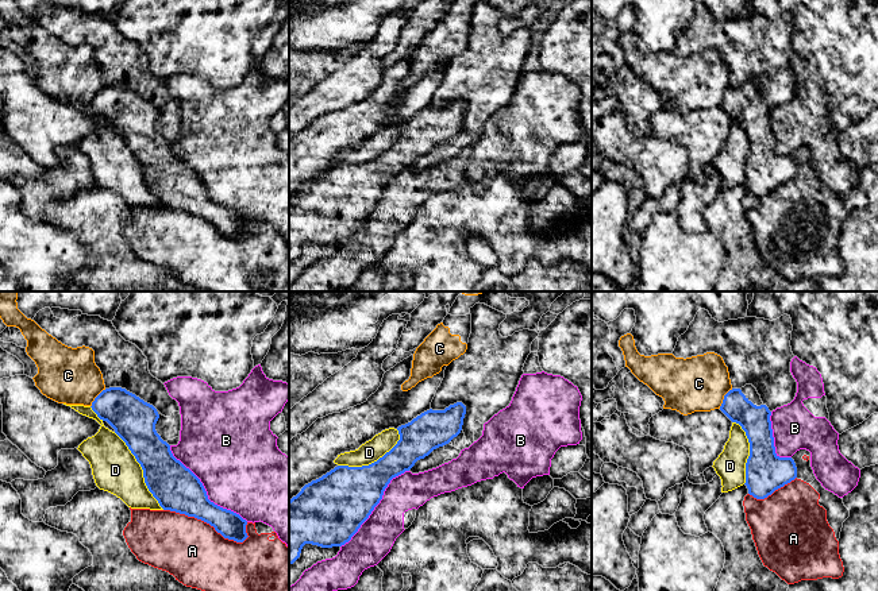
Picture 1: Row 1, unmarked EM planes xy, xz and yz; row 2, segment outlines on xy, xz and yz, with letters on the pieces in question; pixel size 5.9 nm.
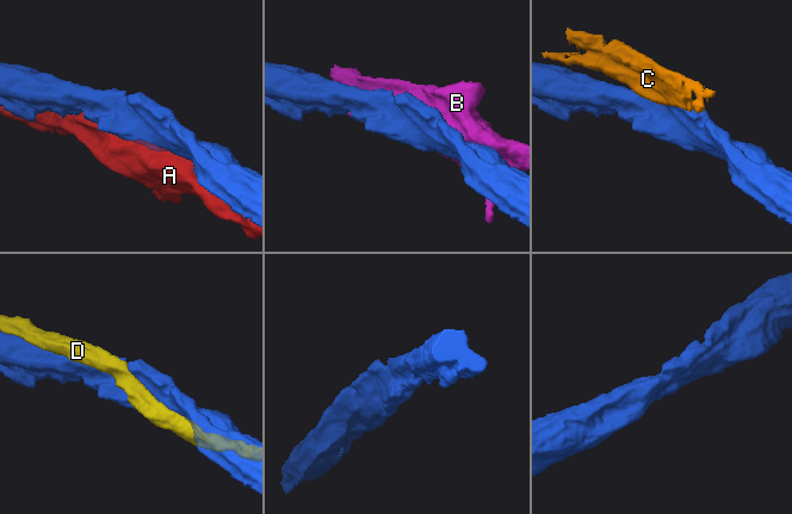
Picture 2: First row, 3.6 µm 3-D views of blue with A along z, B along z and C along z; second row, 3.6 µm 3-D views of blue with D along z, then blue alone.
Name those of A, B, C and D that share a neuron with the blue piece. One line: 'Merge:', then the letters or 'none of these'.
Merge: none of these

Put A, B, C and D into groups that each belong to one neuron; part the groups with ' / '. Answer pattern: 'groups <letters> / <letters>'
groups A / B / C / D

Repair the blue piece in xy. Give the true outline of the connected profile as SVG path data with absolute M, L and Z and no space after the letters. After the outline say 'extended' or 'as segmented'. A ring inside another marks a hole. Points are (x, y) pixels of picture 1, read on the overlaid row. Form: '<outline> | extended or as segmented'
M122 387L103 390L92 410L126 443L143 470L145 483L163 510L201 519L224 538L243 542L247 521L208 499L200 479L177 460L155 430L157 409Z | as segmented

